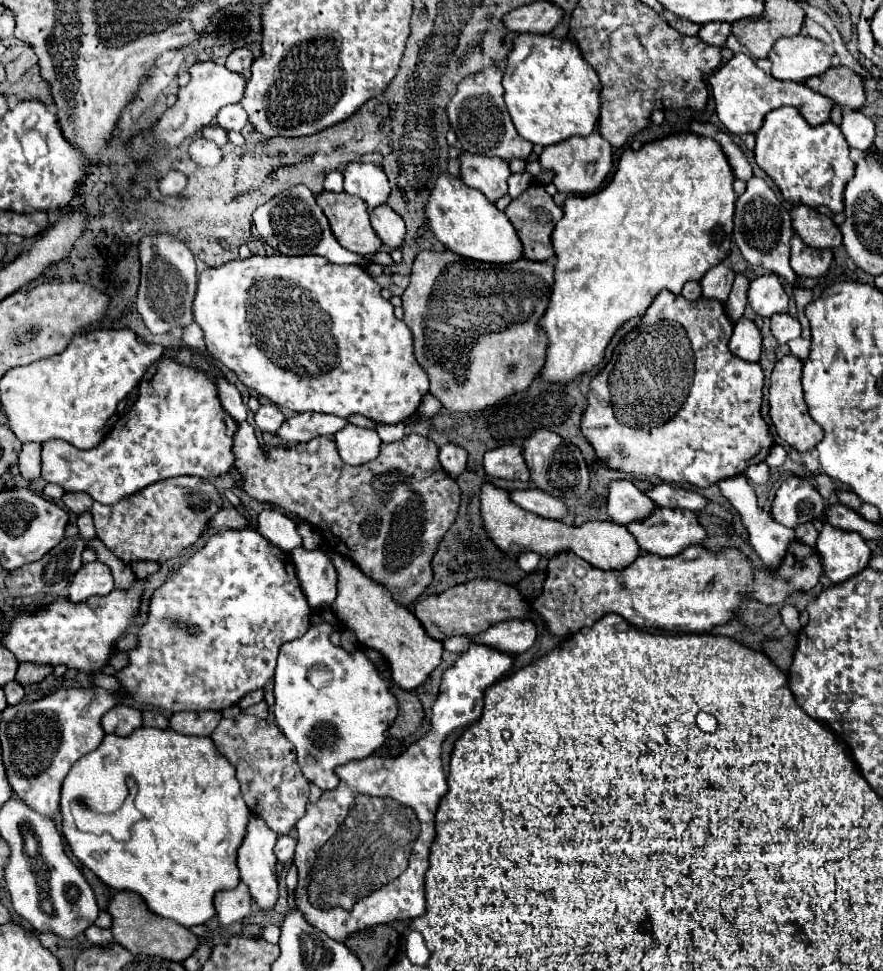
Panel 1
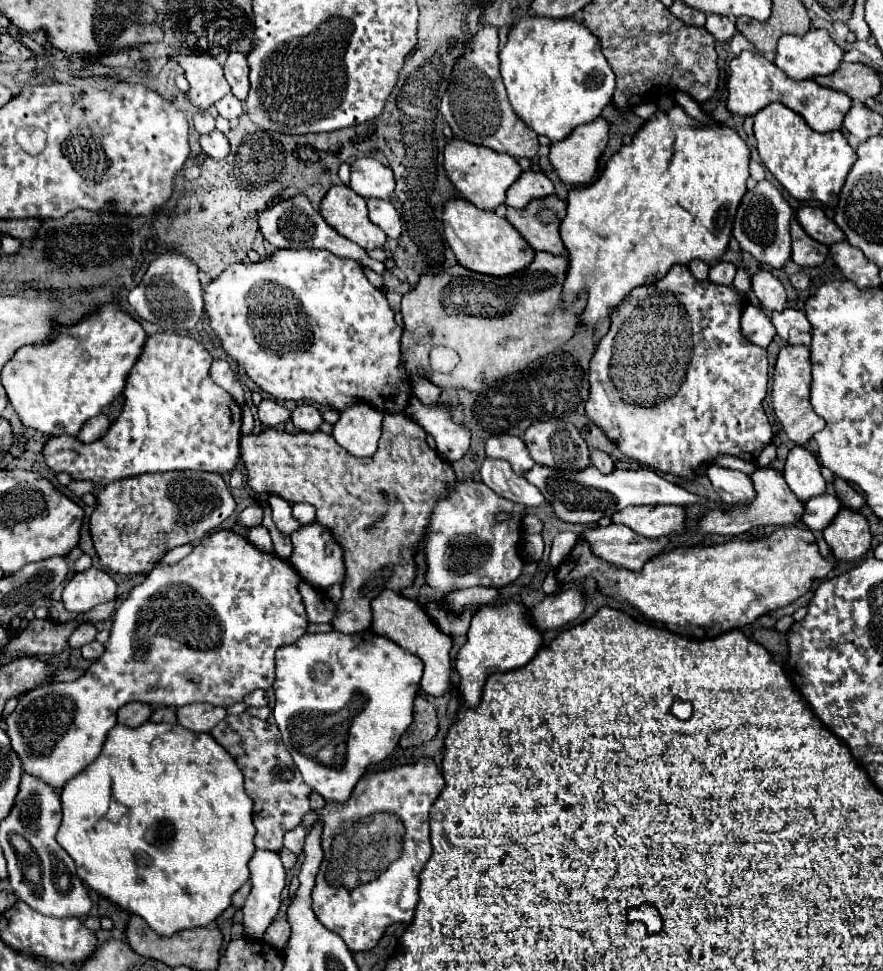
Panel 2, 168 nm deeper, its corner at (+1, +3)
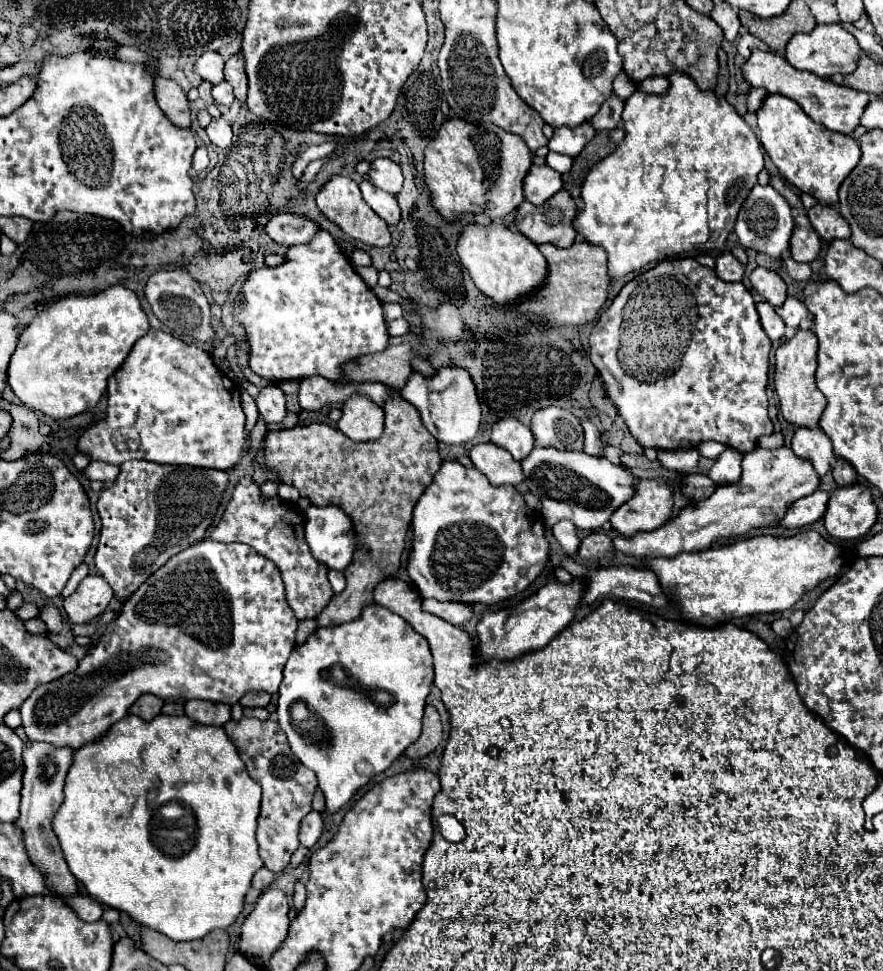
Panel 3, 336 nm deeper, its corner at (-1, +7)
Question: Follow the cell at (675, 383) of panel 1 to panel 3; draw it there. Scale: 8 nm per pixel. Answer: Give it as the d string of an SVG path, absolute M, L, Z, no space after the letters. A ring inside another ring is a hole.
M673 258L673 260L663 260L655 268L635 276L631 282L627 282L621 292L615 296L613 304L601 314L599 322L595 324L591 336L591 362L597 368L601 380L603 380L603 390L605 396L611 400L611 404L617 408L617 414L623 418L627 424L631 436L637 440L641 448L655 448L655 450L689 450L697 448L705 440L715 440L721 442L729 448L739 450L741 454L751 452L757 446L759 436L769 436L773 434L773 422L767 416L767 372L769 372L769 350L771 350L771 340L763 332L759 324L759 316L755 310L755 300L749 294L749 290L743 286L743 282L723 282L717 278L715 270L701 266L693 258Z

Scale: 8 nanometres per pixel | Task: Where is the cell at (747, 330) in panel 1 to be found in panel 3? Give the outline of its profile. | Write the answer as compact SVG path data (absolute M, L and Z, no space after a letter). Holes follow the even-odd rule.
M759 302L757 312L761 318L761 326L767 332L769 340L773 340L773 342L781 340L785 336L785 326L783 326L783 320L777 316L775 308L769 302Z

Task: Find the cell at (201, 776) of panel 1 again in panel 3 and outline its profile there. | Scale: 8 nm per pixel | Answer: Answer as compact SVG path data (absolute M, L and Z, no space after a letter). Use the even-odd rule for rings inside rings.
M159 714L151 722L141 720L139 716L125 716L121 722L113 724L97 744L87 744L79 752L73 754L73 764L69 768L64 786L63 806L55 814L53 830L59 836L61 848L65 852L65 860L69 864L71 874L87 888L87 892L101 904L127 912L139 924L145 924L157 932L163 932L171 940L197 940L215 928L231 926L239 912L243 910L243 896L251 886L253 874L263 866L259 856L259 846L255 838L257 816L259 816L259 800L261 786L247 774L245 764L241 762L237 748L231 744L223 728L203 726L191 722L187 716L165 716Z

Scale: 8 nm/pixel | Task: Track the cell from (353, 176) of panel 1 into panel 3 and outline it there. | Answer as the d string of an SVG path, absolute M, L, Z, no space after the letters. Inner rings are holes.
M377 158L371 162L369 180L373 186L377 186L389 194L399 194L399 190L403 186L401 168L399 168L399 164L395 164L389 158Z

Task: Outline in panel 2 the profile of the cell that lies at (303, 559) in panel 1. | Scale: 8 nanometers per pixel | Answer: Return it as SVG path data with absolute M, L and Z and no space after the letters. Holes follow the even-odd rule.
M319 522L309 524L309 526L301 526L297 532L291 534L291 542L293 542L293 554L291 560L295 564L295 568L299 570L299 574L313 584L319 590L329 588L331 584L341 584L345 578L345 568L343 568L343 550L339 546L339 542L333 538L331 530L321 526Z

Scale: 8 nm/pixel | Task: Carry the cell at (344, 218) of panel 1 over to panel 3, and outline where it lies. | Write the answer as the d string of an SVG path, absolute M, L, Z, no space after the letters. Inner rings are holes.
M333 176L327 186L323 186L317 194L317 206L319 210L331 220L335 222L347 236L367 244L367 246L389 246L391 242L391 234L387 224L373 214L373 210L363 202L361 198L361 190L357 186L357 182L353 182L347 176Z

